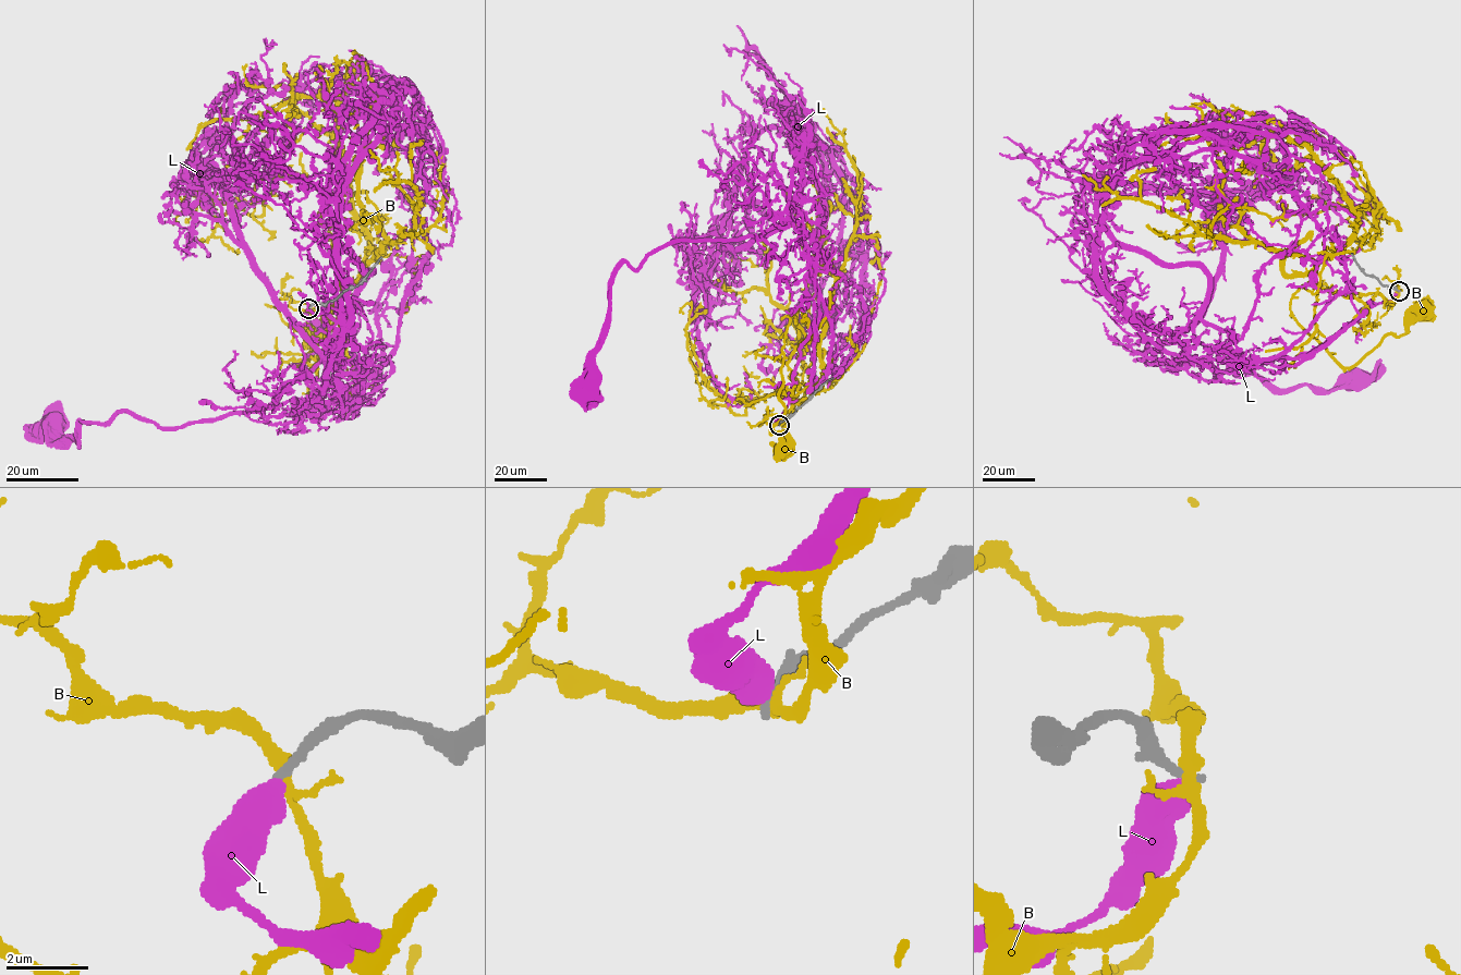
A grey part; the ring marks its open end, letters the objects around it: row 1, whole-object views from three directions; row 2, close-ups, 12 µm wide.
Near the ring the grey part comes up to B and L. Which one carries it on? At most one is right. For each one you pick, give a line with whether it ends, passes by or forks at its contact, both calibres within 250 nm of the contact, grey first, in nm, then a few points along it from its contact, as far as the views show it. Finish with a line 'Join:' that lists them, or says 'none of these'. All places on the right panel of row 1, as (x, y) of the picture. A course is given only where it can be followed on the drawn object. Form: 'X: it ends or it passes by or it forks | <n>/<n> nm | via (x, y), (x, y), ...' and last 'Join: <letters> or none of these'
Join: none of these

